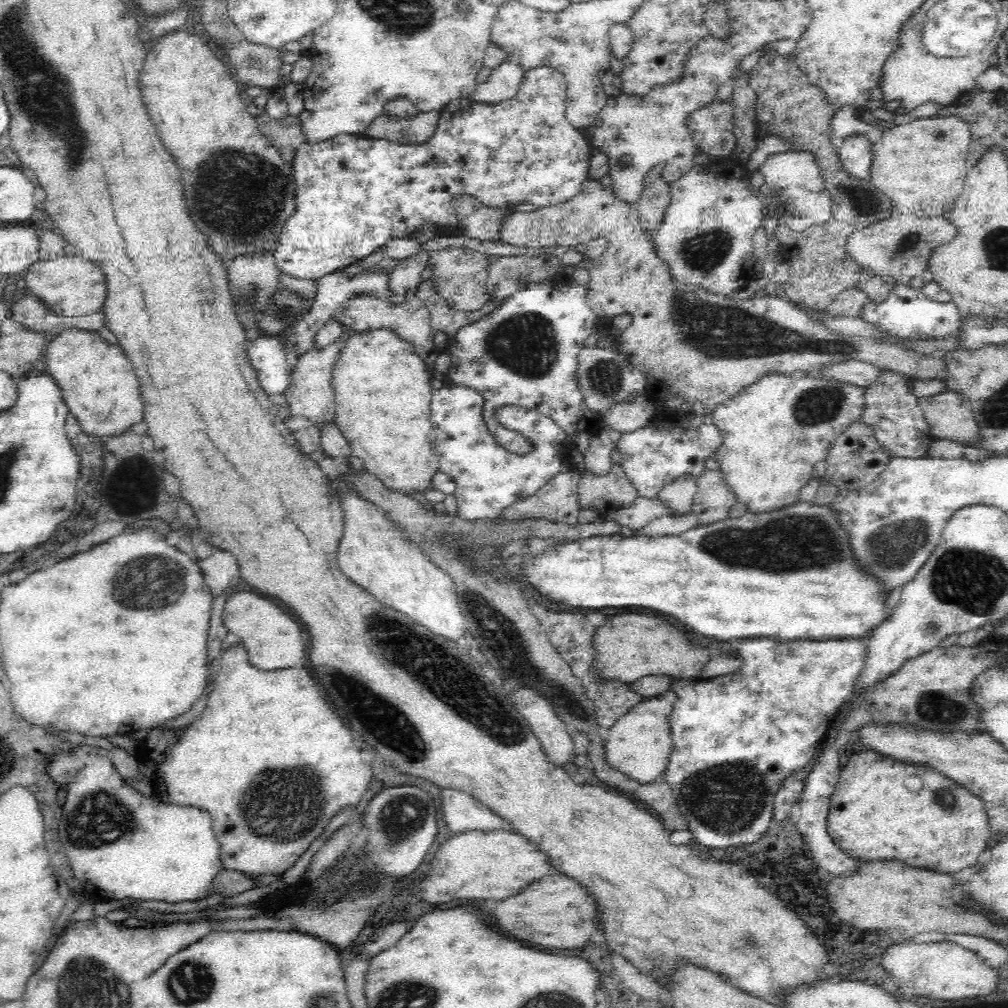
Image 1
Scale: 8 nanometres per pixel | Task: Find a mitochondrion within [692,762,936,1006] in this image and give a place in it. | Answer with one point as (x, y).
(749, 941)

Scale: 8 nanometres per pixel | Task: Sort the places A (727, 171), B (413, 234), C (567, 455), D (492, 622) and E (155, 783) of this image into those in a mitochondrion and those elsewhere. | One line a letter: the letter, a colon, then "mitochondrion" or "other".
A: other
B: other
C: other
D: mitochondrion
E: other

